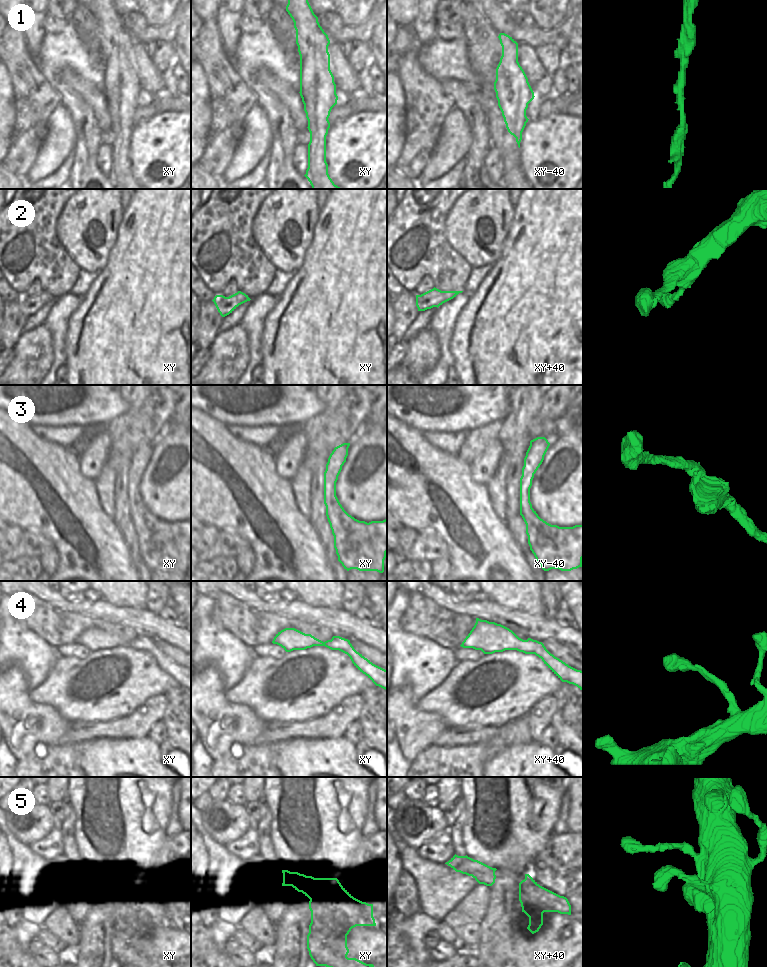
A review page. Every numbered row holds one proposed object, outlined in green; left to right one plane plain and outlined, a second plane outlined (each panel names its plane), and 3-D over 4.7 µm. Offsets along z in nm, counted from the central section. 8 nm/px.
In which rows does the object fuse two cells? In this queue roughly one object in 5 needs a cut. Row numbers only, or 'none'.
none

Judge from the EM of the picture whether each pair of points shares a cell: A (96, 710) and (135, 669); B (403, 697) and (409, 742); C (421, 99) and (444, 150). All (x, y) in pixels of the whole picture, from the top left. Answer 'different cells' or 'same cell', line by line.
A: same cell
B: same cell
C: different cells

